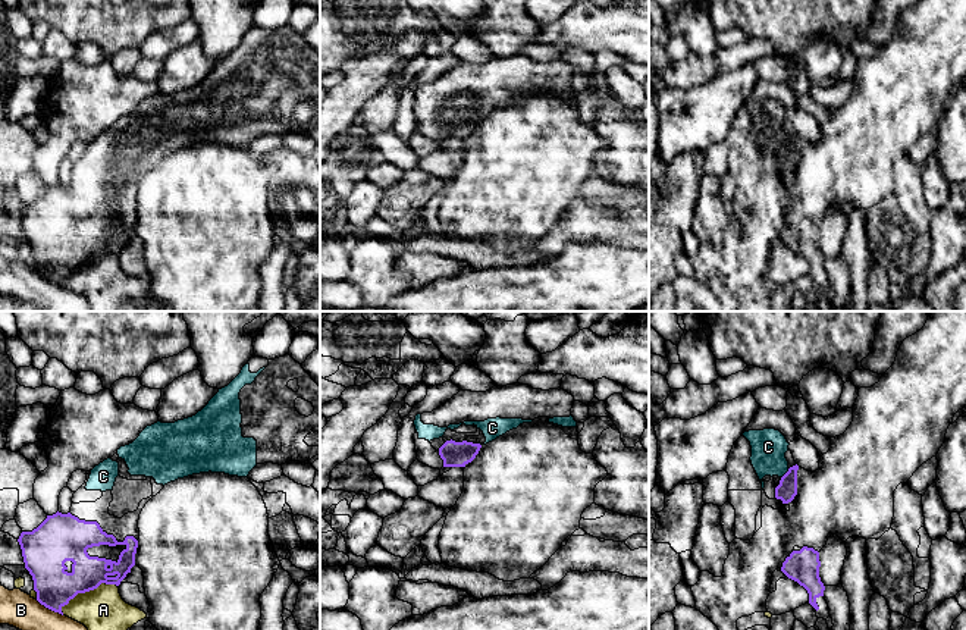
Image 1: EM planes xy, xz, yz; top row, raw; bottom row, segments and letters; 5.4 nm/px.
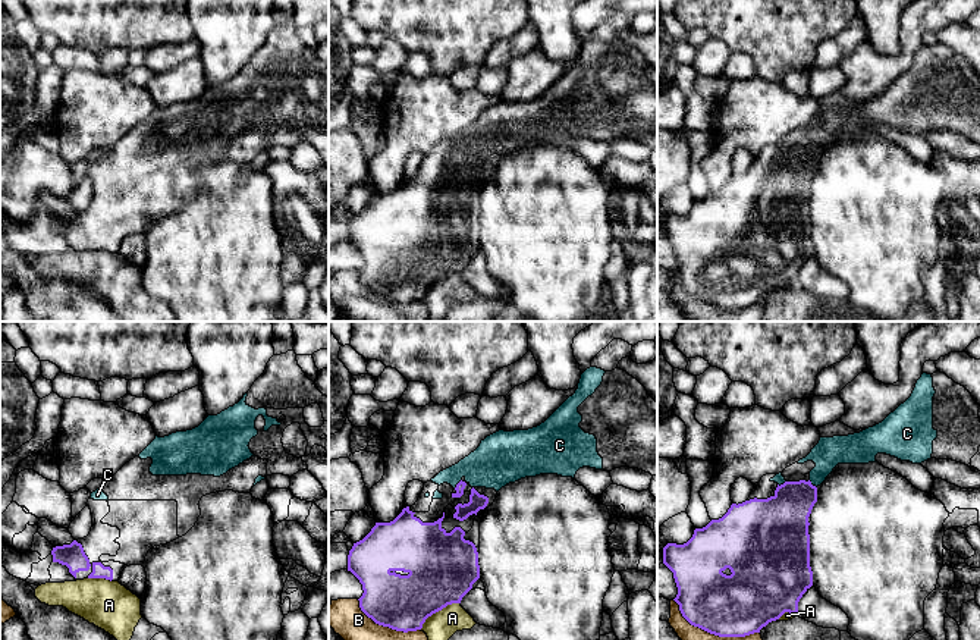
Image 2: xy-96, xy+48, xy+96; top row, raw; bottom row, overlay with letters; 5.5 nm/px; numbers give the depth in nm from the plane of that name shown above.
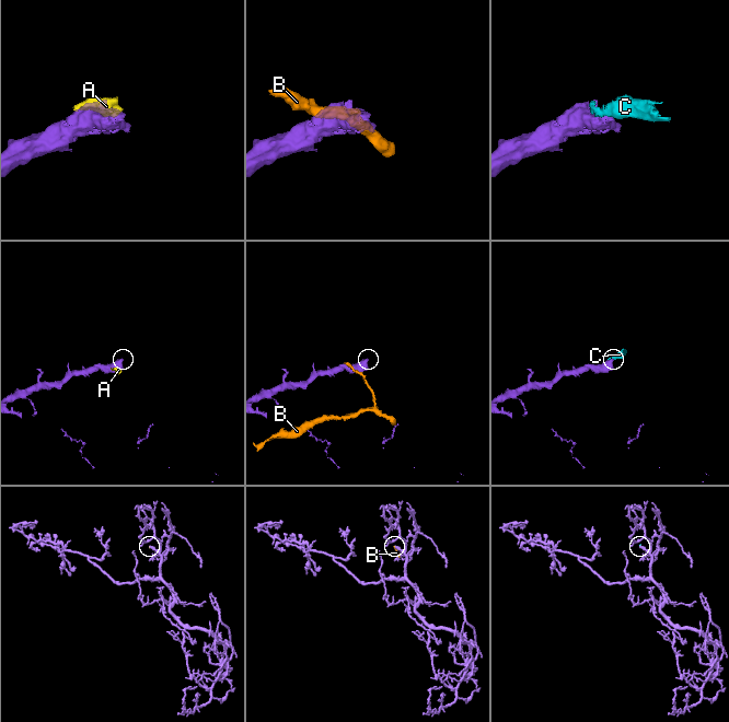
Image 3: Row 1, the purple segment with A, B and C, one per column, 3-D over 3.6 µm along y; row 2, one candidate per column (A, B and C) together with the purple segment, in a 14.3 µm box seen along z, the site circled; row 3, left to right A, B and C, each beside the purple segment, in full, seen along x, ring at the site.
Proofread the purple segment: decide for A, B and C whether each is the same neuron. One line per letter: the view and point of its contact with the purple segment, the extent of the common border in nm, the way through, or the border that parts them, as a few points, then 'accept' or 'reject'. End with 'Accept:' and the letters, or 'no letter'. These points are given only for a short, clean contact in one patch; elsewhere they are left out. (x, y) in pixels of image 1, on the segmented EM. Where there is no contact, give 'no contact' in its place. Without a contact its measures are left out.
A: contact xy (85, 591); length 340 nm; reject
B: contact xy (49, 608); length 180 nm; border xy (35, 599), (62, 616); reject
C: contact yz (786, 473); length 70 nm; accept
Accept: C

